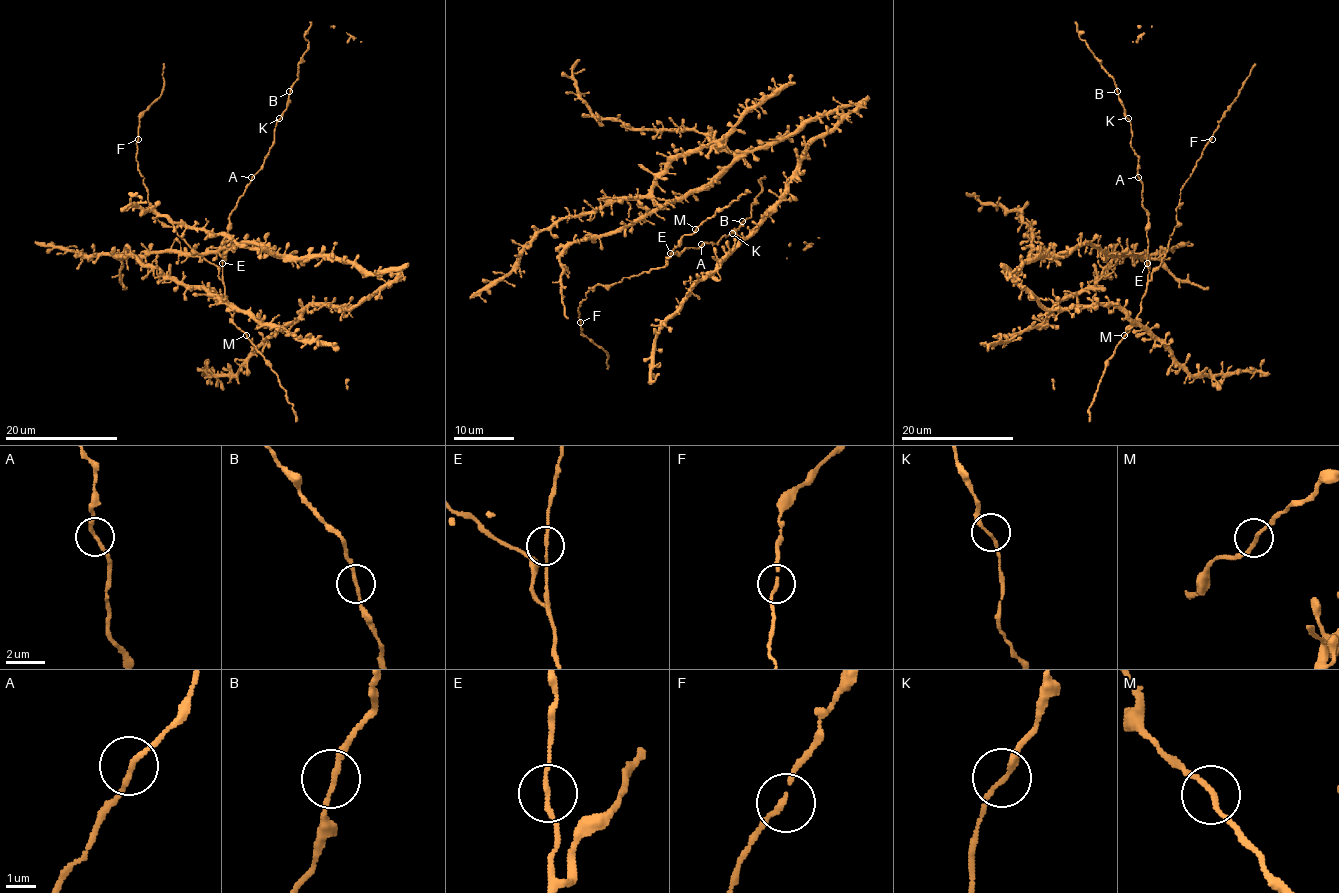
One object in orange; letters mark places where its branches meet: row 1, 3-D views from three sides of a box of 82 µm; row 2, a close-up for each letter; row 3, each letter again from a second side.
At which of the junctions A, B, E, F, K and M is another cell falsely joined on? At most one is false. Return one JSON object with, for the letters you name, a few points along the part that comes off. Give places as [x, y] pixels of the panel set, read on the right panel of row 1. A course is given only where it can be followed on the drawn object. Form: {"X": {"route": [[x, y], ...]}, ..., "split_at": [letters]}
{"split_at": []}

